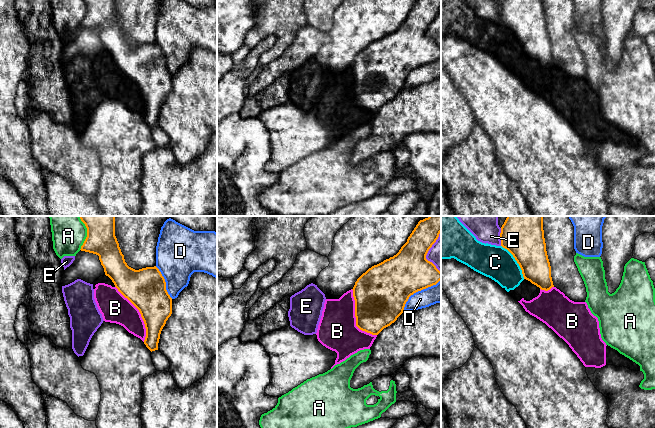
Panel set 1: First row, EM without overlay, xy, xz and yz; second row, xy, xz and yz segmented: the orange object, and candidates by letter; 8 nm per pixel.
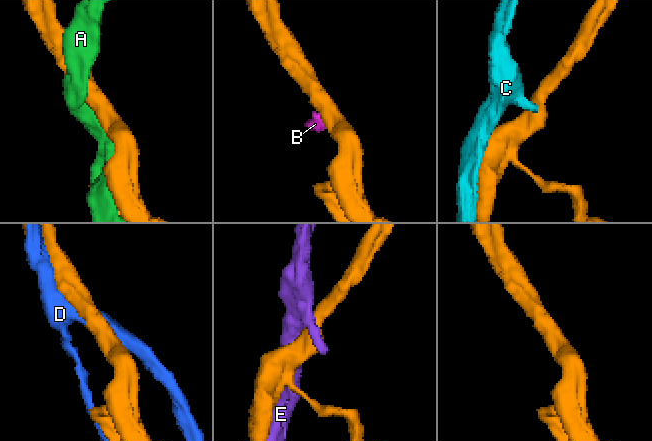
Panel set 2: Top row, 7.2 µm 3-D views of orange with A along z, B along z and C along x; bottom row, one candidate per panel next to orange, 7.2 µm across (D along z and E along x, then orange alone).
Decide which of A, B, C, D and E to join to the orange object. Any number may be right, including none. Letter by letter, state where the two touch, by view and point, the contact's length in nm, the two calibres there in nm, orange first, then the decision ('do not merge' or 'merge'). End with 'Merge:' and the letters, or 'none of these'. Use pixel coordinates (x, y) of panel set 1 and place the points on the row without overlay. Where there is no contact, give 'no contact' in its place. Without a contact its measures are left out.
A: contact xy (86, 13); length 220 nm; calibres 240 and 240 nm; do not merge
B: contact xz (355, 92); length 420 nm; calibres 420 and 320 nm; do not merge
C: contact yz (516, 36); length 320 nm; calibres 300 and 260 nm; do not merge
D: contact xz (417, 67); length 400 nm; calibres 400 and 160 nm; do not merge
E: contact yz (500, 13); length 140 nm; calibres 300 and 160 nm; do not merge
Merge: none of these

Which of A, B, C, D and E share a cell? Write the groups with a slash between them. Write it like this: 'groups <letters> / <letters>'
groups A / B C / D / E

